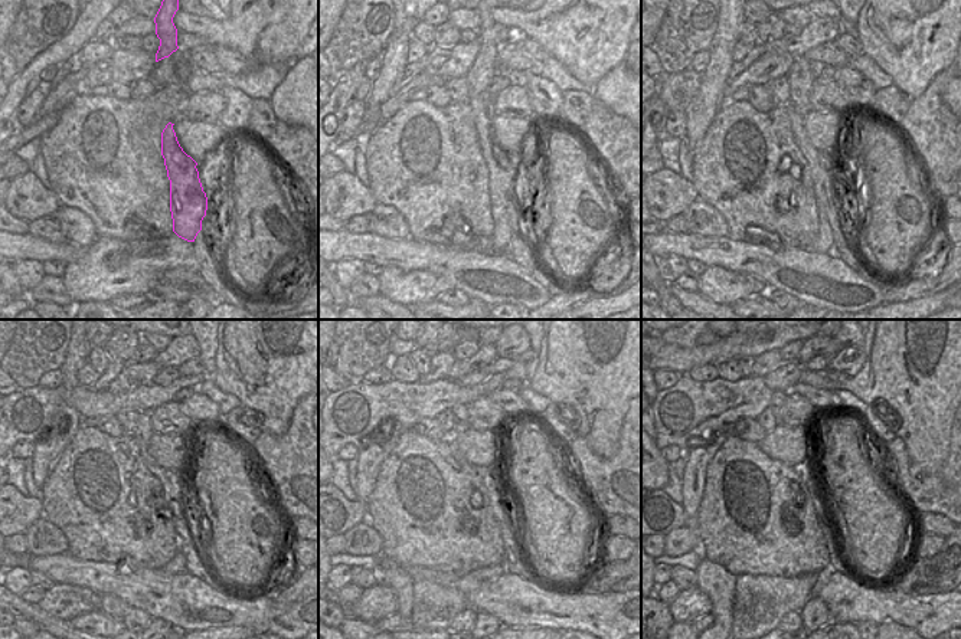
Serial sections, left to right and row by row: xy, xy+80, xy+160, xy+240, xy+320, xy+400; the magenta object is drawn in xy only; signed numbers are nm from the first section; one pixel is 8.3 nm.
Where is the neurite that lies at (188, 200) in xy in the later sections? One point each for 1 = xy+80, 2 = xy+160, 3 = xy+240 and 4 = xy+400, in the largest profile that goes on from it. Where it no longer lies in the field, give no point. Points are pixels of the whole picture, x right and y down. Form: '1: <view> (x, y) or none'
1: xy+80 (503, 166)
2: xy+160 (800, 76)
3: xy+240 (176, 566)
4: xy+400 (761, 602)

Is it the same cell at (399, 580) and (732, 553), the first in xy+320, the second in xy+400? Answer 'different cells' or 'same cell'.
different cells

